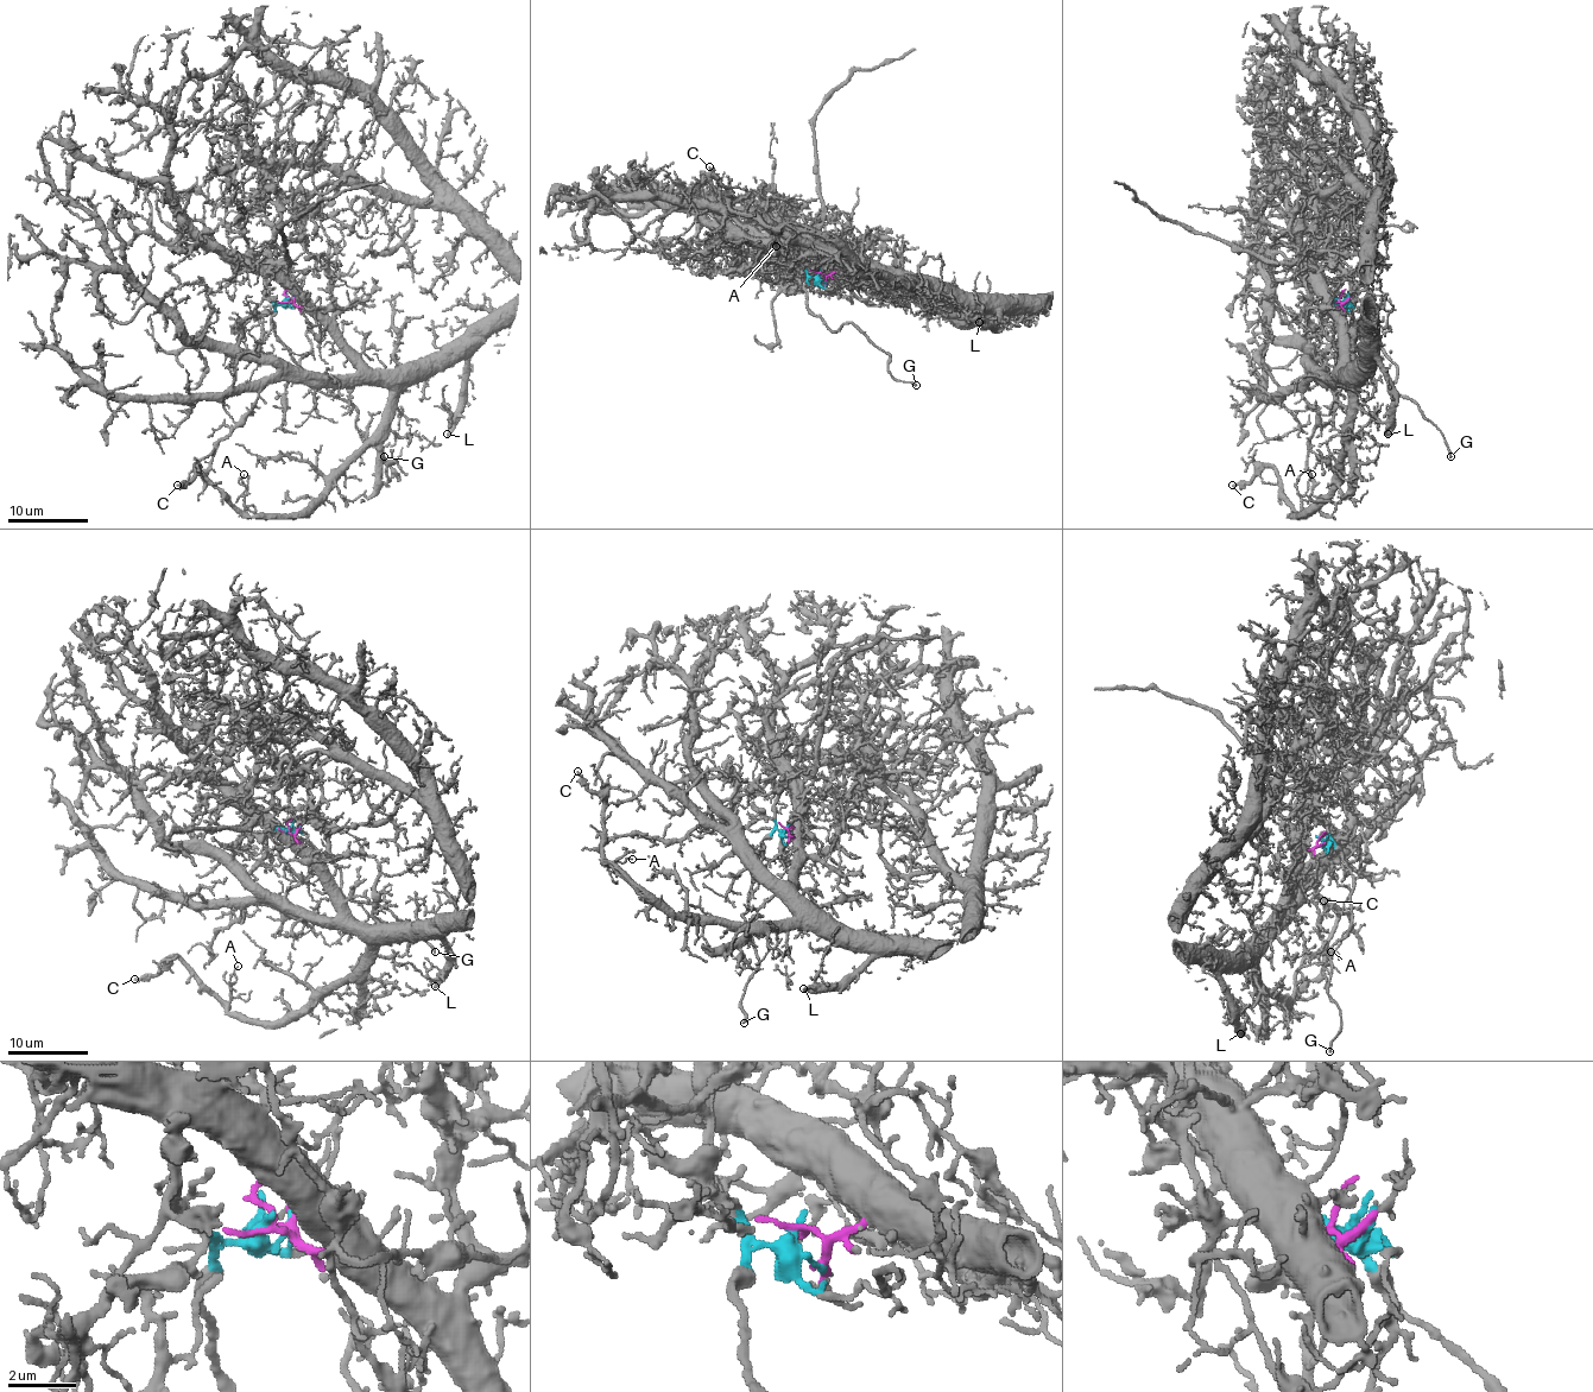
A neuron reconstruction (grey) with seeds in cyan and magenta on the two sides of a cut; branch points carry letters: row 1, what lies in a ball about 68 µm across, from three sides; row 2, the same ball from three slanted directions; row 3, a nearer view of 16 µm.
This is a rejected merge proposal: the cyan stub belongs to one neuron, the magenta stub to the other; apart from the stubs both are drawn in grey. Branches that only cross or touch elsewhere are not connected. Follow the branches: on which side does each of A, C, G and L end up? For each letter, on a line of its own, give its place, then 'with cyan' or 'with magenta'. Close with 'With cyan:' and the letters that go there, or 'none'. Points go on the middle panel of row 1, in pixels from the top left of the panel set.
A: (776, 246) | with magenta
C: (709, 166) | with magenta
G: (916, 385) | with cyan
L: (979, 322) | with magenta
With cyan: G

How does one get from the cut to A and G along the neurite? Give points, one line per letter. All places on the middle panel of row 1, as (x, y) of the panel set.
A: (819, 273), (859, 271), (874, 283), (921, 288), (872, 277), (828, 239), (783, 227), (776, 235), (776, 245)
G: (819, 273), (804, 285), (808, 309), (833, 331), (851, 323), (886, 353), (891, 375), (916, 385)

